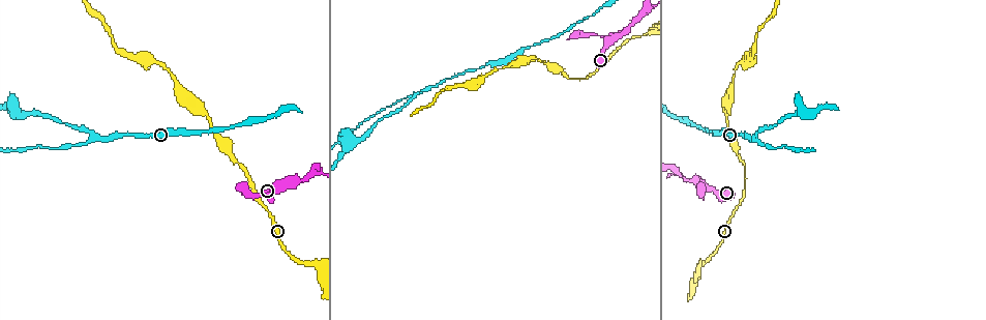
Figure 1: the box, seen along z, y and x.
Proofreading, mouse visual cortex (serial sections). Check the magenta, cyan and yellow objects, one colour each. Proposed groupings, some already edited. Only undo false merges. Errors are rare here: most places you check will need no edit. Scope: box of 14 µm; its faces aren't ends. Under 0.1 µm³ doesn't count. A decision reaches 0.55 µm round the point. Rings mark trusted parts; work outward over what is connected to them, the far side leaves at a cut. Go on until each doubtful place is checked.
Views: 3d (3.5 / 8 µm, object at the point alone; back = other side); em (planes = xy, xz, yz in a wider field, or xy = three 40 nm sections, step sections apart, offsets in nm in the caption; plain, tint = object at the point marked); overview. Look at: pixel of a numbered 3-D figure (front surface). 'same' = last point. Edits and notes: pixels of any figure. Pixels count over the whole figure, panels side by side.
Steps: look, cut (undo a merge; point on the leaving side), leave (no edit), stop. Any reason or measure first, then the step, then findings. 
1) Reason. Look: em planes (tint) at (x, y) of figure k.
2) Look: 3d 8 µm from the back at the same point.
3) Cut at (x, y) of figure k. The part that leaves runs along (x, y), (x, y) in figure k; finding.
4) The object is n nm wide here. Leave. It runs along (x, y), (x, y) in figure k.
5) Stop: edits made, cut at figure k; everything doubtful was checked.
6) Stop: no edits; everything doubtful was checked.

Thin neck. Look: 3d 8 µm at (647, 8) of figure 1.

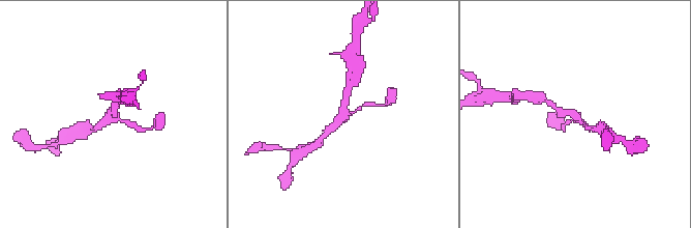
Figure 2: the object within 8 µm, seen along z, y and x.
Look: em planes (tint) at (575, 114) of figure 2.

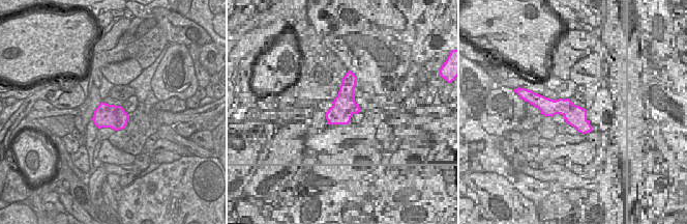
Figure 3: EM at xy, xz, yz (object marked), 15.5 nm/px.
Leave. It runs along (324, 136), (339, 122), (349, 100) in figure 2; one cell here.

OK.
Two arms in line, one across. Look: em xy step 1 (tint) at (701, 264) of figure 1.

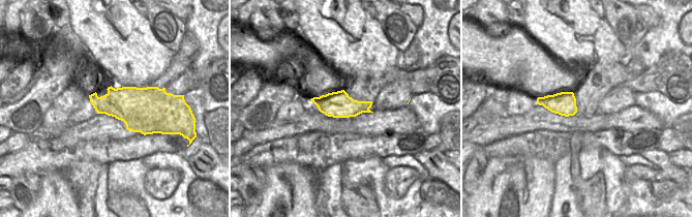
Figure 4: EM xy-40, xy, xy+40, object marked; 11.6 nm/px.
Wider look. Look: 3d 3.5 µm at the same point.

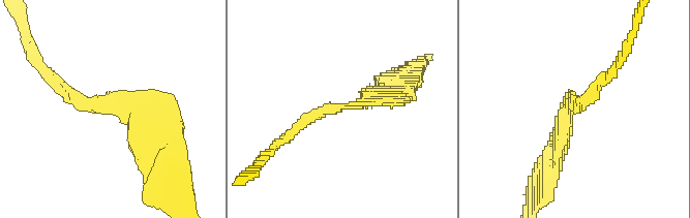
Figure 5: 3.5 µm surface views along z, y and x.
3 arms meet here; the arms are 150, 250, 300 nm wide. Leave. It runs along (58, 82), (83, 104), (124, 104), (159, 152) in figure 5; all the same cell.

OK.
Thick turns thin. Look: em xy step 1 (tint) at (180, 88) of figure 1.

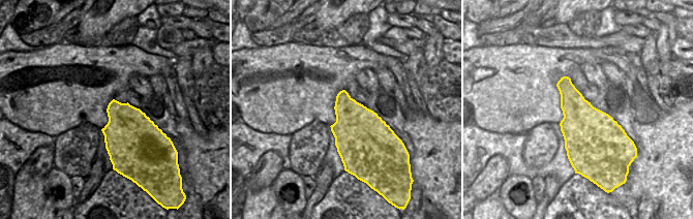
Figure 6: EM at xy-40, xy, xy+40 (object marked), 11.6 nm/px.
Look: 3d 3.5 µm from the back at the same point.

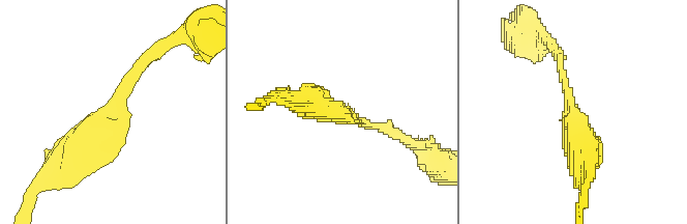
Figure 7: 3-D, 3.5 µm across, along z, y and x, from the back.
The arms are 150, 450 nm wide. Leave. It runs along (64, 160), (153, 54) in figure 7; one cell here.

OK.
Three arms meet. Look: em xy step 3 (tint) at (93, 135) of figure 1.

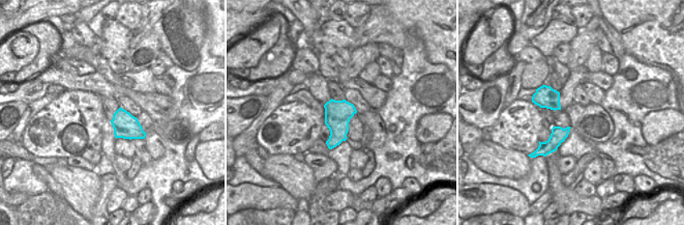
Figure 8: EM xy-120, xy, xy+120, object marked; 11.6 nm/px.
Look: 3d 3.5 µm at the same point.

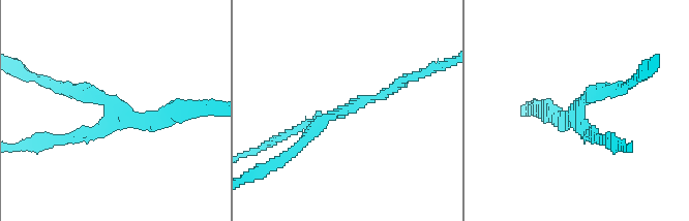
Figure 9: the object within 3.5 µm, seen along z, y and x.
The arms are 150, 150, 200 nm wide. Leave. It runs along (414, 75), (331, 115), (303, 141) in figure 9; continuous, no second cell.

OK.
Stop: no edits; everything doubtful was checked.

